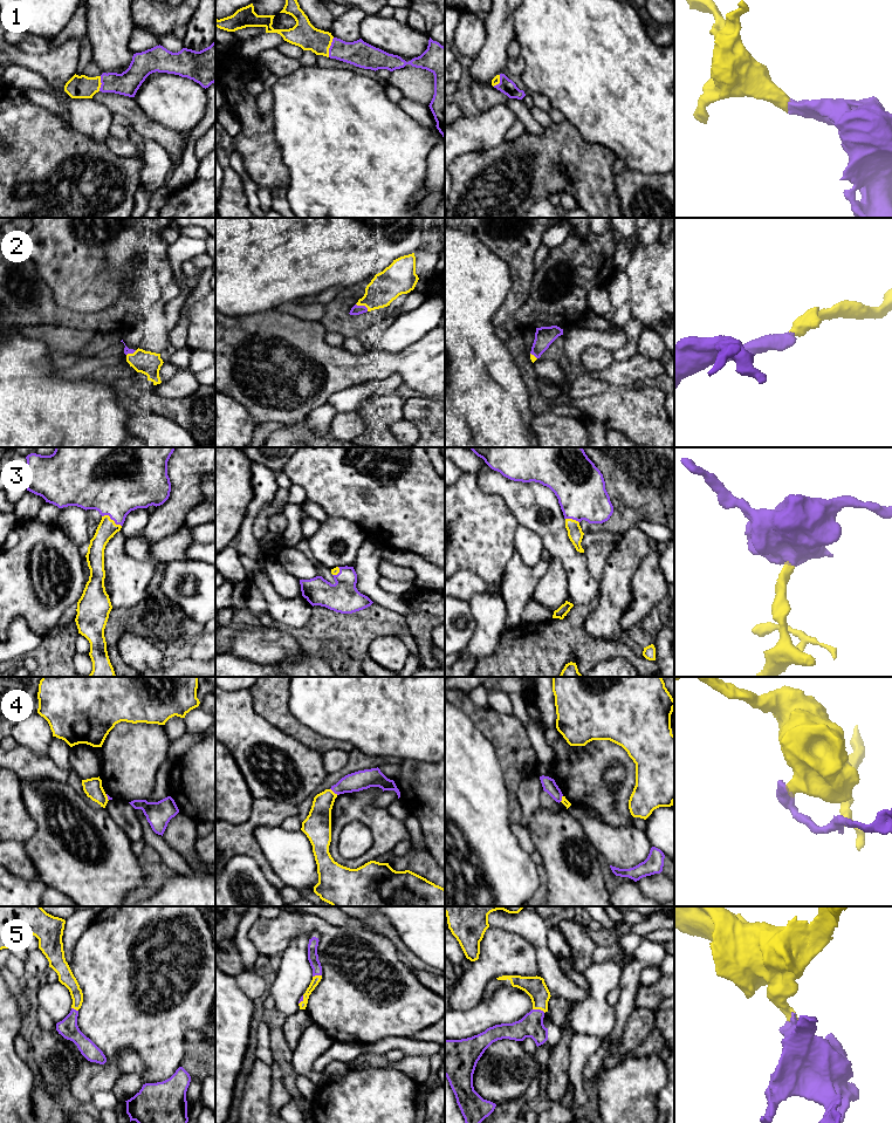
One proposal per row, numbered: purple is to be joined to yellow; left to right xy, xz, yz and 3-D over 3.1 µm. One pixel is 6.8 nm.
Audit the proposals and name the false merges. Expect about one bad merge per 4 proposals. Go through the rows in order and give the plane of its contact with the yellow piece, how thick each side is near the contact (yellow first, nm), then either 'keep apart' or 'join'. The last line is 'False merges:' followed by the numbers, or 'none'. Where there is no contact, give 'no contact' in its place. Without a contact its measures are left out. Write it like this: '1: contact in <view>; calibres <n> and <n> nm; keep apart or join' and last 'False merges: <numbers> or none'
1: contact in xz; calibres 180 and 180 nm; join
2: contact in xz; calibres 220 and 70 nm; join
3: contact in xy; calibres 130 and 440 nm; join
4: contact in xz; calibres 190 and 130 nm; keep apart
5: contact in yz; calibres 150 and 160 nm; join
False merges: 4

